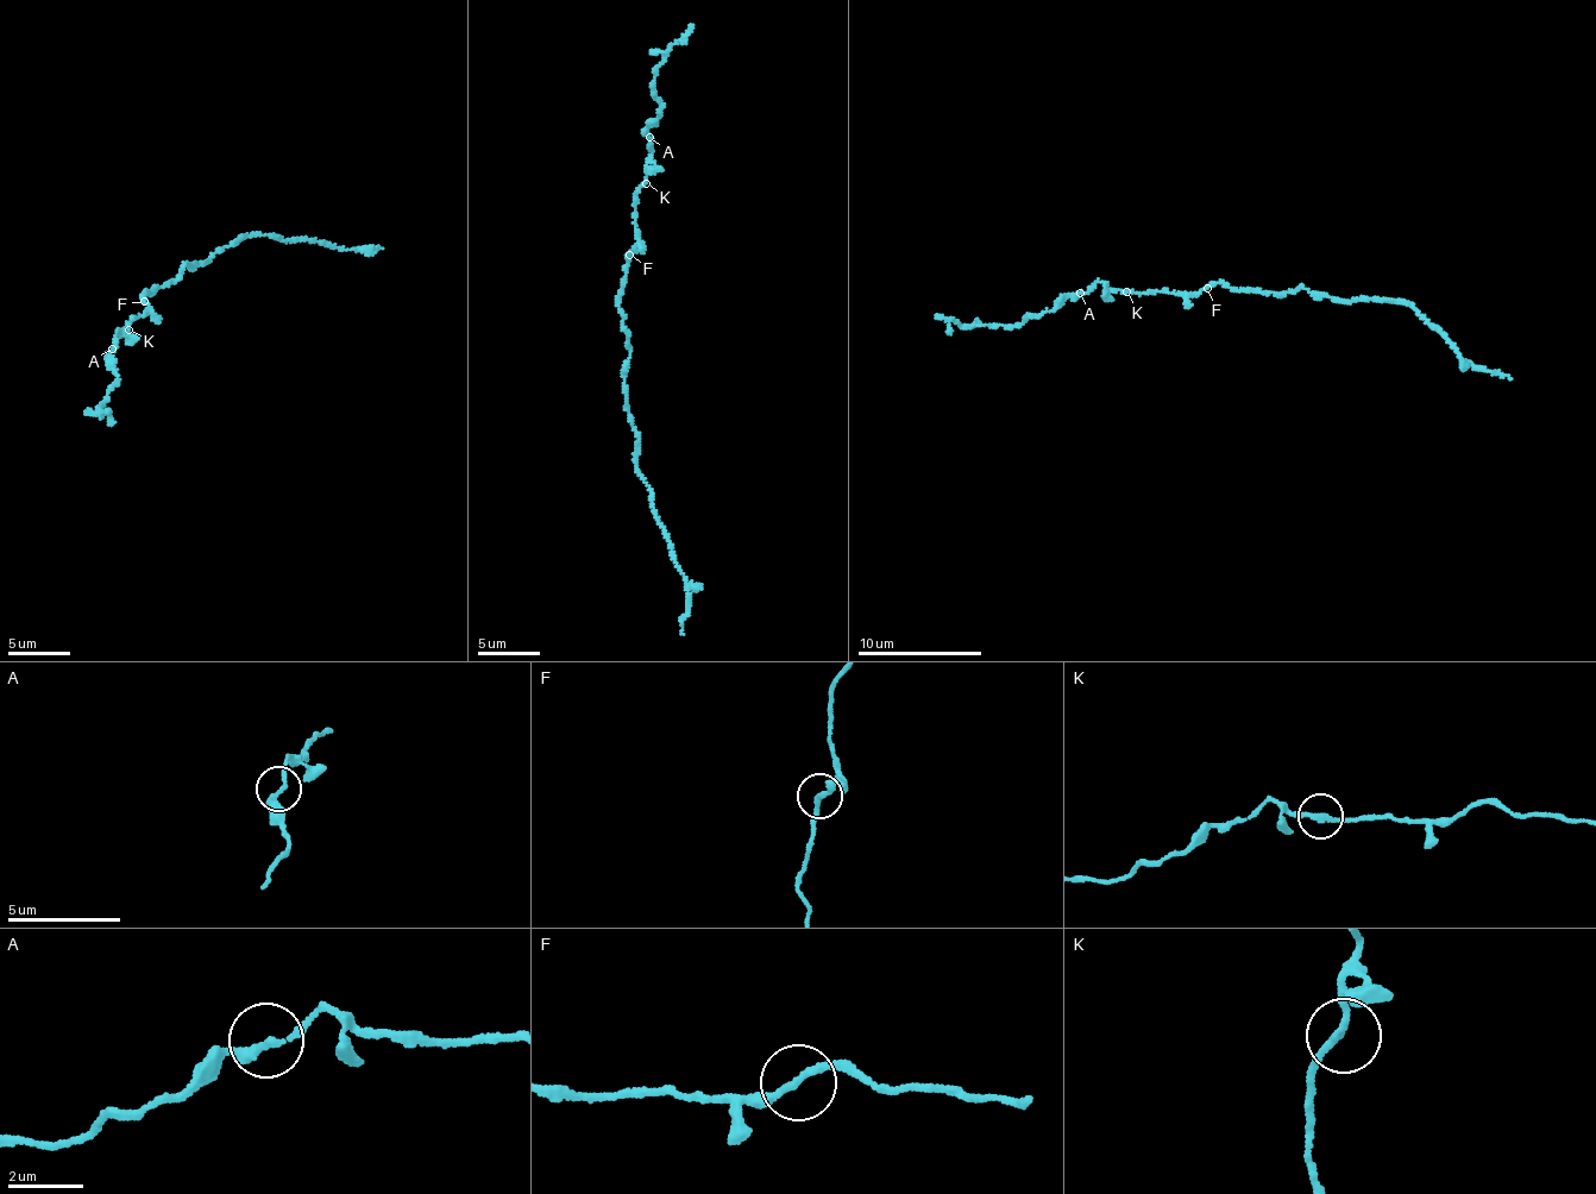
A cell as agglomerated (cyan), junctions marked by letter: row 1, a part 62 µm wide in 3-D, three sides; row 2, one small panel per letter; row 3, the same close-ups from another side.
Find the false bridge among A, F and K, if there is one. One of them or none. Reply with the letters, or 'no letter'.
F

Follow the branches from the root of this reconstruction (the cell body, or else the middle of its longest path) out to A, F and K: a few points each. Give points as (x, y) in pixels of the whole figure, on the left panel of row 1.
A: (157, 288), (142, 294), (149, 314), (126, 324), (126, 332), (119, 334), (118, 332), (112, 349)
F: (157, 288), (142, 294), (145, 302)
K: (157, 288), (142, 294), (149, 314), (126, 324), (125, 330), (129, 330)

